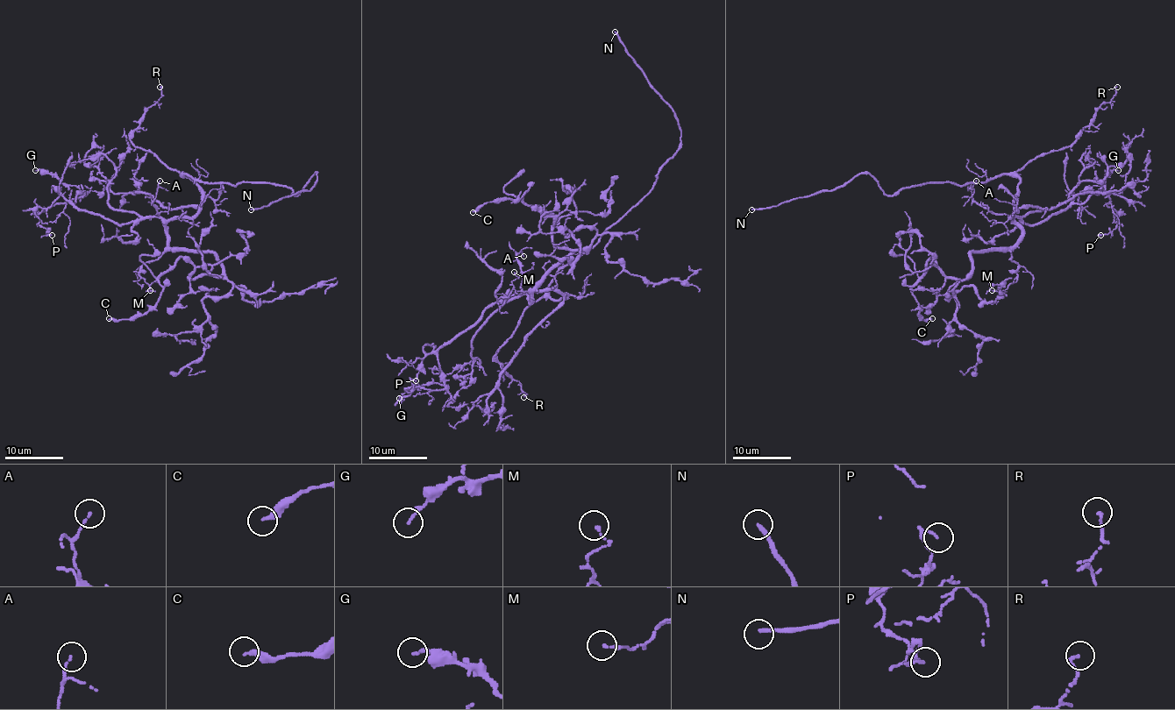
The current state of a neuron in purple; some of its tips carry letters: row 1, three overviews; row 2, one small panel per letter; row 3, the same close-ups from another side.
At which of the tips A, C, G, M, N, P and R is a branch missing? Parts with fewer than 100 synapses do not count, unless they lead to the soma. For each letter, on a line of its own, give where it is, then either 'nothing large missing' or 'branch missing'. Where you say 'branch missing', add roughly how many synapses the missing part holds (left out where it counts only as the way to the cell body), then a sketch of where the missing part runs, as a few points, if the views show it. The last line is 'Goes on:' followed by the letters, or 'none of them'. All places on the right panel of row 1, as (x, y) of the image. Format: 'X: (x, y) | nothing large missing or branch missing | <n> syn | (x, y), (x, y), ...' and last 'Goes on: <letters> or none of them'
A: (976, 181) | nothing large missing
C: (932, 318) | nothing large missing
G: (1118, 170) | nothing large missing
M: (992, 290) | nothing large missing
N: (751, 209) | branch missing | (751, 209), (738, 209), (731, 218), (728, 217)
P: (1100, 235) | nothing large missing
R: (1117, 87) | nothing large missing
Goes on: N

